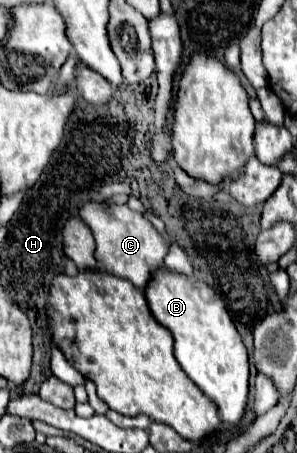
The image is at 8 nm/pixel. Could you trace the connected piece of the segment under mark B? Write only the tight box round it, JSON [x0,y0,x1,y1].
[145,270,249,426]

